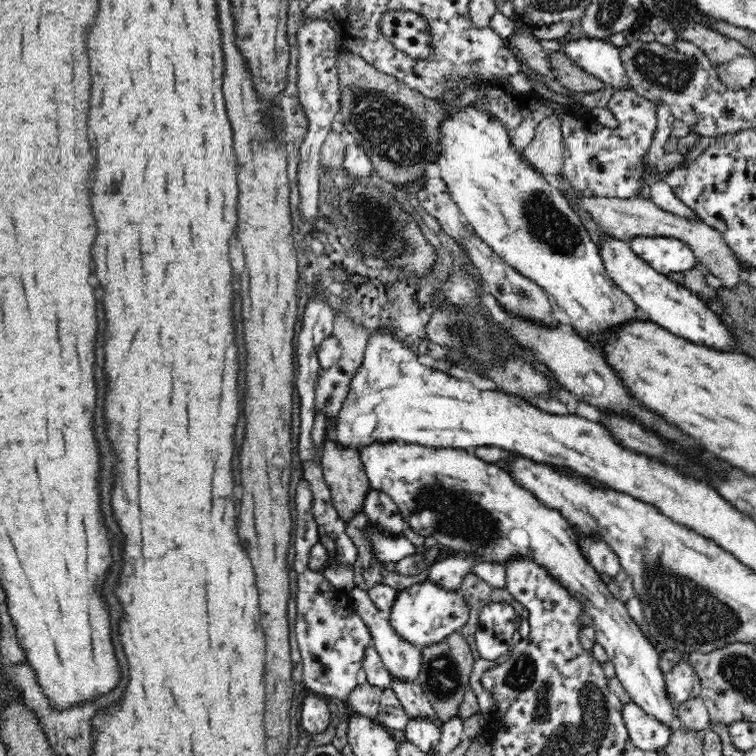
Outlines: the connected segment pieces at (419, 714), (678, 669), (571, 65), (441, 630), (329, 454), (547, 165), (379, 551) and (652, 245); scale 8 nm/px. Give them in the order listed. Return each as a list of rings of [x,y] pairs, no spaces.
[[[393,677],[391,689],[397,695],[409,718],[430,720],[435,722],[435,726],[439,726],[442,730],[444,723],[438,719],[432,704],[425,696],[424,690],[416,681],[403,681],[398,679],[398,677]]]
[[[685,659],[675,664],[664,677],[666,677],[665,693],[668,701],[671,702],[672,709],[676,710],[678,706],[684,705],[686,700],[700,695],[698,675]]]
[[[562,51],[548,52],[552,78],[574,93],[593,93],[604,88],[605,83],[588,74]]]
[[[426,579],[399,591],[391,606],[390,626],[407,644],[422,649],[442,642],[456,631],[460,632],[468,618],[468,603],[460,591],[444,589]]]
[[[325,438],[324,445],[320,447],[321,469],[324,481],[331,493],[331,501],[338,511],[338,518],[346,524],[360,509],[364,509],[365,498],[371,490],[370,481],[359,460],[360,449],[356,447],[342,447],[334,439]]]
[[[553,113],[539,122],[533,141],[522,151],[524,159],[555,184],[555,177],[563,174],[560,115]]]
[[[369,525],[369,541],[372,543],[373,553],[378,562],[396,563],[403,558],[413,556],[419,550],[403,533],[398,536],[385,536],[385,534],[375,532],[373,526]]]
[[[637,237],[629,243],[631,250],[658,273],[684,273],[696,266],[698,259],[690,246],[670,237]]]

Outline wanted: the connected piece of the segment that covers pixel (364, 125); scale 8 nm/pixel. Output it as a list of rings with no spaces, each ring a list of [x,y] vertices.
[[[339,50],[335,56],[335,68],[339,80],[339,112],[344,117],[344,128],[354,136],[355,142],[366,151],[368,158],[371,158],[374,177],[389,180],[397,187],[413,188],[423,180],[426,164],[437,160],[437,124],[442,115],[488,97],[485,87],[478,85],[466,88],[447,108],[441,106],[438,100],[422,96],[406,83],[378,70],[349,51]]]

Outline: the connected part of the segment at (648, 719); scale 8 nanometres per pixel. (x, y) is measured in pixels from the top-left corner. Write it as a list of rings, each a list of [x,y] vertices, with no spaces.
[[[635,703],[625,704],[622,712],[634,746],[644,751],[661,752],[670,742],[673,731]]]

